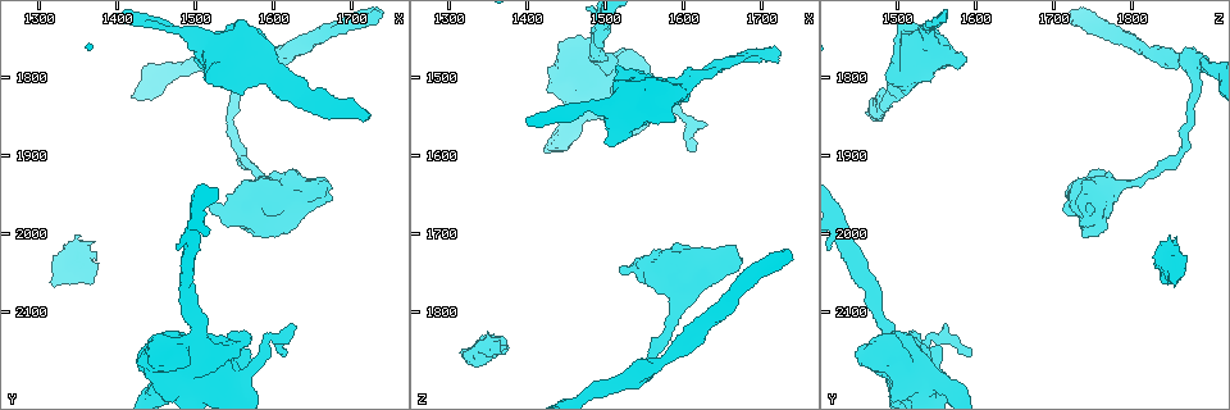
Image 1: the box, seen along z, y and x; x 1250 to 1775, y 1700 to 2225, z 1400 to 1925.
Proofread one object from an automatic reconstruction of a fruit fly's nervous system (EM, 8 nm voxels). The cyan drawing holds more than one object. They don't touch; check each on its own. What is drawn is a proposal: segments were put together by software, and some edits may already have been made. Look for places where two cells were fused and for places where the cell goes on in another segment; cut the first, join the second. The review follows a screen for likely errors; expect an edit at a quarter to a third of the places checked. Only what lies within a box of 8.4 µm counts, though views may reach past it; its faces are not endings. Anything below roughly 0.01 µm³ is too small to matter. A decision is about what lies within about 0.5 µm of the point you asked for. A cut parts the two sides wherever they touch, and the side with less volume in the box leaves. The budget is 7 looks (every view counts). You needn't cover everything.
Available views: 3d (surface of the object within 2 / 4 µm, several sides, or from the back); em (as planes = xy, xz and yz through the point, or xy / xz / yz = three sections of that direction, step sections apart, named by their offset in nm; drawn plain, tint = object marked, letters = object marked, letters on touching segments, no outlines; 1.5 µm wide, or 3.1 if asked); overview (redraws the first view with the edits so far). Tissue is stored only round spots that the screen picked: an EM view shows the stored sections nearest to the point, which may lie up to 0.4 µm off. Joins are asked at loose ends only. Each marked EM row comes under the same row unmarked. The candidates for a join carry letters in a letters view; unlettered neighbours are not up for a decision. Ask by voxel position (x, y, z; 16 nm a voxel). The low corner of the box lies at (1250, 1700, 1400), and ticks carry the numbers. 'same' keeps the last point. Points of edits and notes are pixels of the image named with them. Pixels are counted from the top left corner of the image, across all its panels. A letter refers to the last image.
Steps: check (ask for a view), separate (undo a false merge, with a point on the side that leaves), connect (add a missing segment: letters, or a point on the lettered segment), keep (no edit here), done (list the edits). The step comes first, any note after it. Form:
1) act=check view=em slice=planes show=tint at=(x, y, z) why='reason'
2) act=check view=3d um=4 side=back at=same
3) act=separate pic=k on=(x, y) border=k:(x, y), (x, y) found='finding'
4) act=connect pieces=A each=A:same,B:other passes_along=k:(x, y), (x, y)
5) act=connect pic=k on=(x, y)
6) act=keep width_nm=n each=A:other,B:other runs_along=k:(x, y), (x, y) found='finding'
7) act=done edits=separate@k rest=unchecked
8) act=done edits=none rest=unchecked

act=check view=3d um=2 at=(1720, 1850, 1480) why='an open end'

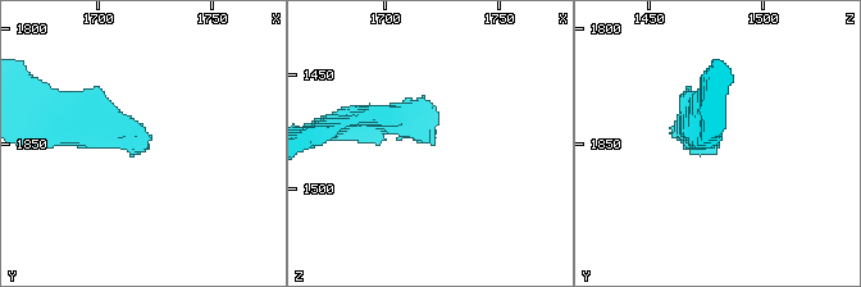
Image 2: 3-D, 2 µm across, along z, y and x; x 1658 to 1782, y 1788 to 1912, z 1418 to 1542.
act=check view=em slice=xz step=4 show=tint at=(1723, 1851, 1479)

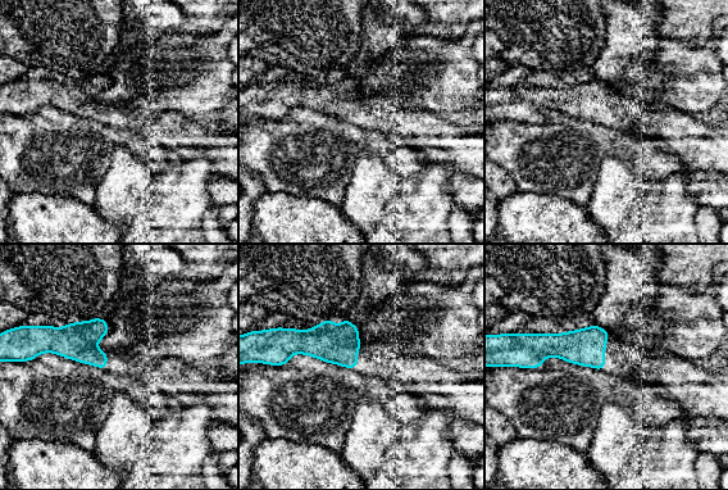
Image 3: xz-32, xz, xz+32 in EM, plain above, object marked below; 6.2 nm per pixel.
act=check view=em slice=xy step=8 show=letters at=same why='cut it another way'

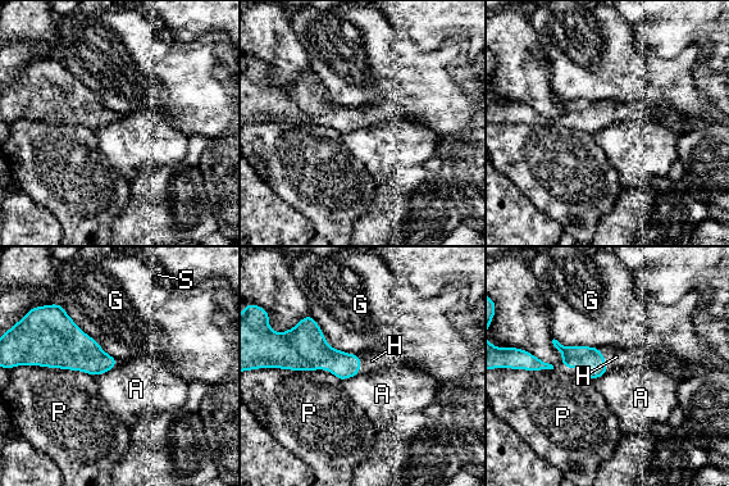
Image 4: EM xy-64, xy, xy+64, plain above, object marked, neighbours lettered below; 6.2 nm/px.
act=connect pieces=H longest_contact=G:500nm each=A:other,G:other,H:same,P:other,S:other found='the cell continues'

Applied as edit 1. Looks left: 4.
act=check view=overview

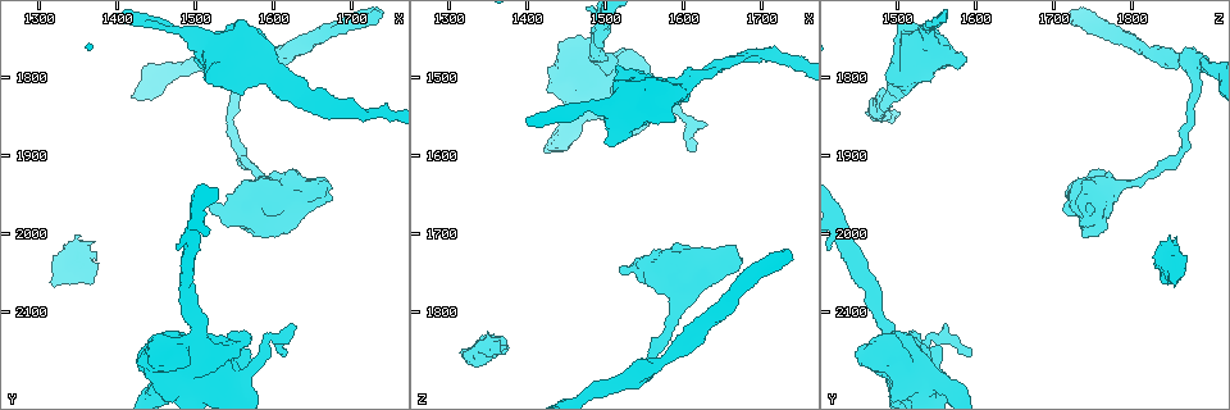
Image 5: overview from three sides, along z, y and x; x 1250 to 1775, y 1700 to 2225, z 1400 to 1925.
act=check view=3d um=2 side=back at=(1615, 2155, 1595) why='branch stops here'

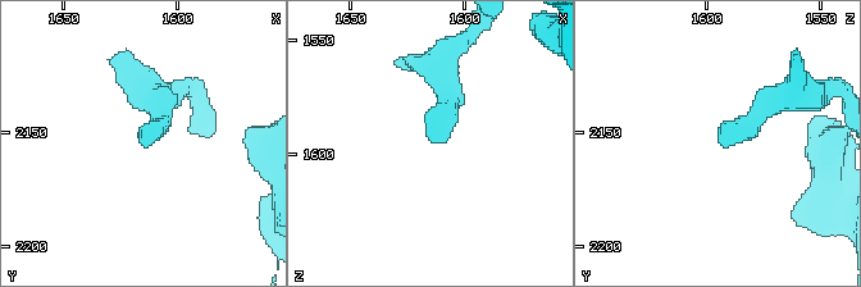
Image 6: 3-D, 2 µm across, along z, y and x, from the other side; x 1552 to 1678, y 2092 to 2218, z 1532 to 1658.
act=check view=em slice=xy step=8 show=letters at=(1613, 2154, 1593) why='need the tissue'

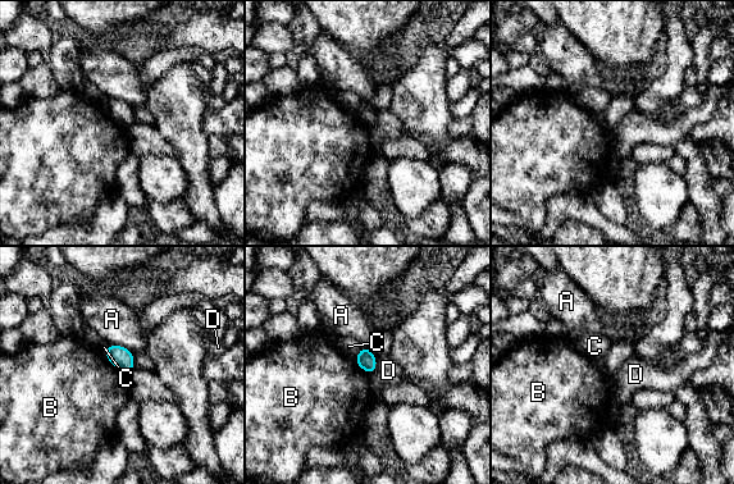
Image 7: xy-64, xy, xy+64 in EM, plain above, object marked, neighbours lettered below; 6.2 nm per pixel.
act=check view=em slice=planes show=letters at=same why='cut it another way'

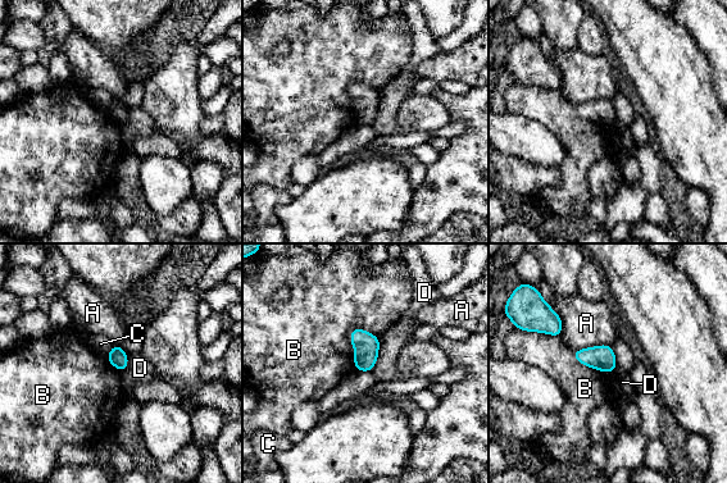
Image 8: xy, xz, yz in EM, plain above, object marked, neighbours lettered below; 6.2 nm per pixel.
act=keep each=A:other,B:other,C:other,D:other border=8:(380, 337), (378, 358), (373, 369) found='no lettered segment goes on from it'

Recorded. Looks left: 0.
act=done edits=connect@4 rest=unchecked

